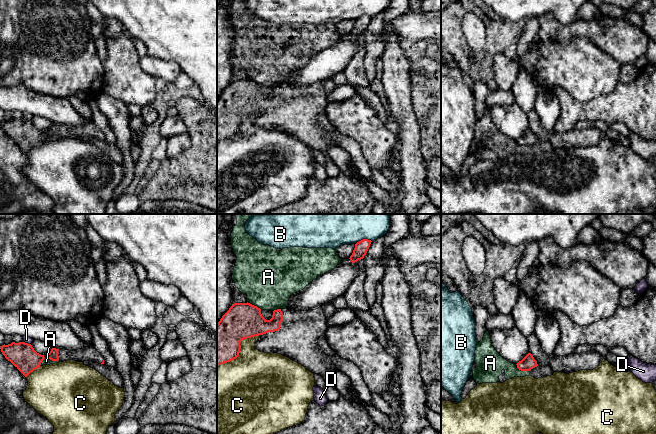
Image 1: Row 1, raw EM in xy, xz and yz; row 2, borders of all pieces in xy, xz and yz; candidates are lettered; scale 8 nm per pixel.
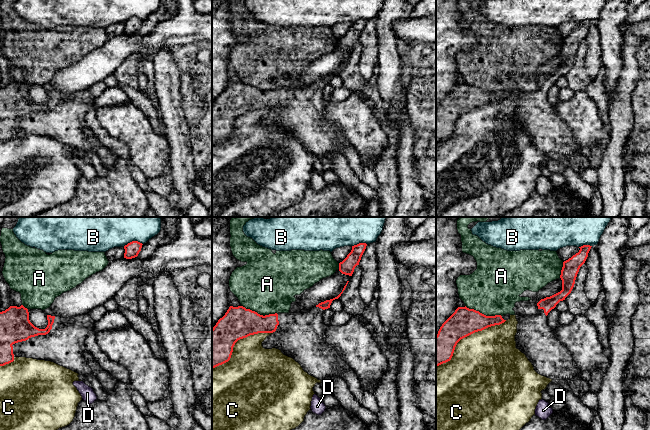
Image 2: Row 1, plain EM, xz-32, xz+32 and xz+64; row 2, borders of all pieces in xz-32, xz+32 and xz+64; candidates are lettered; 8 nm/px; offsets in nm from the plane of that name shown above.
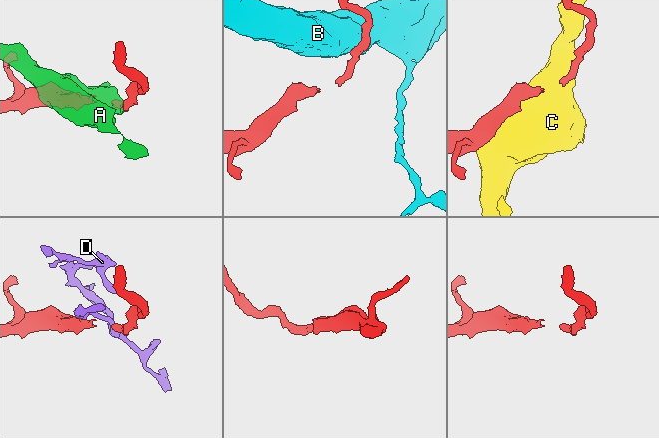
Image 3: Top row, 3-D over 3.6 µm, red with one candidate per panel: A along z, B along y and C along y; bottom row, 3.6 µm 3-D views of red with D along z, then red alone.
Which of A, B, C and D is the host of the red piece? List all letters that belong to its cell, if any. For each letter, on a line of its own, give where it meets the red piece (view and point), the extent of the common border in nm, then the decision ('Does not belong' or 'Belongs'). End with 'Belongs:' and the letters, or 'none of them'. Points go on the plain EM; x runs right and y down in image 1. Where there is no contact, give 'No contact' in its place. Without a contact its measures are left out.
A: Touches red at xy (47, 133). Shared border 170 nm. Does not belong
B: Touches red at xz (363, 15). Shared border 140 nm. Does not belong
C: Touches red at xz (240, 124). Shared border 440 nm. Does not belong
D: Touches red at xy (27, 119). Shared border 70 nm. Does not belong
Belongs: none of them

